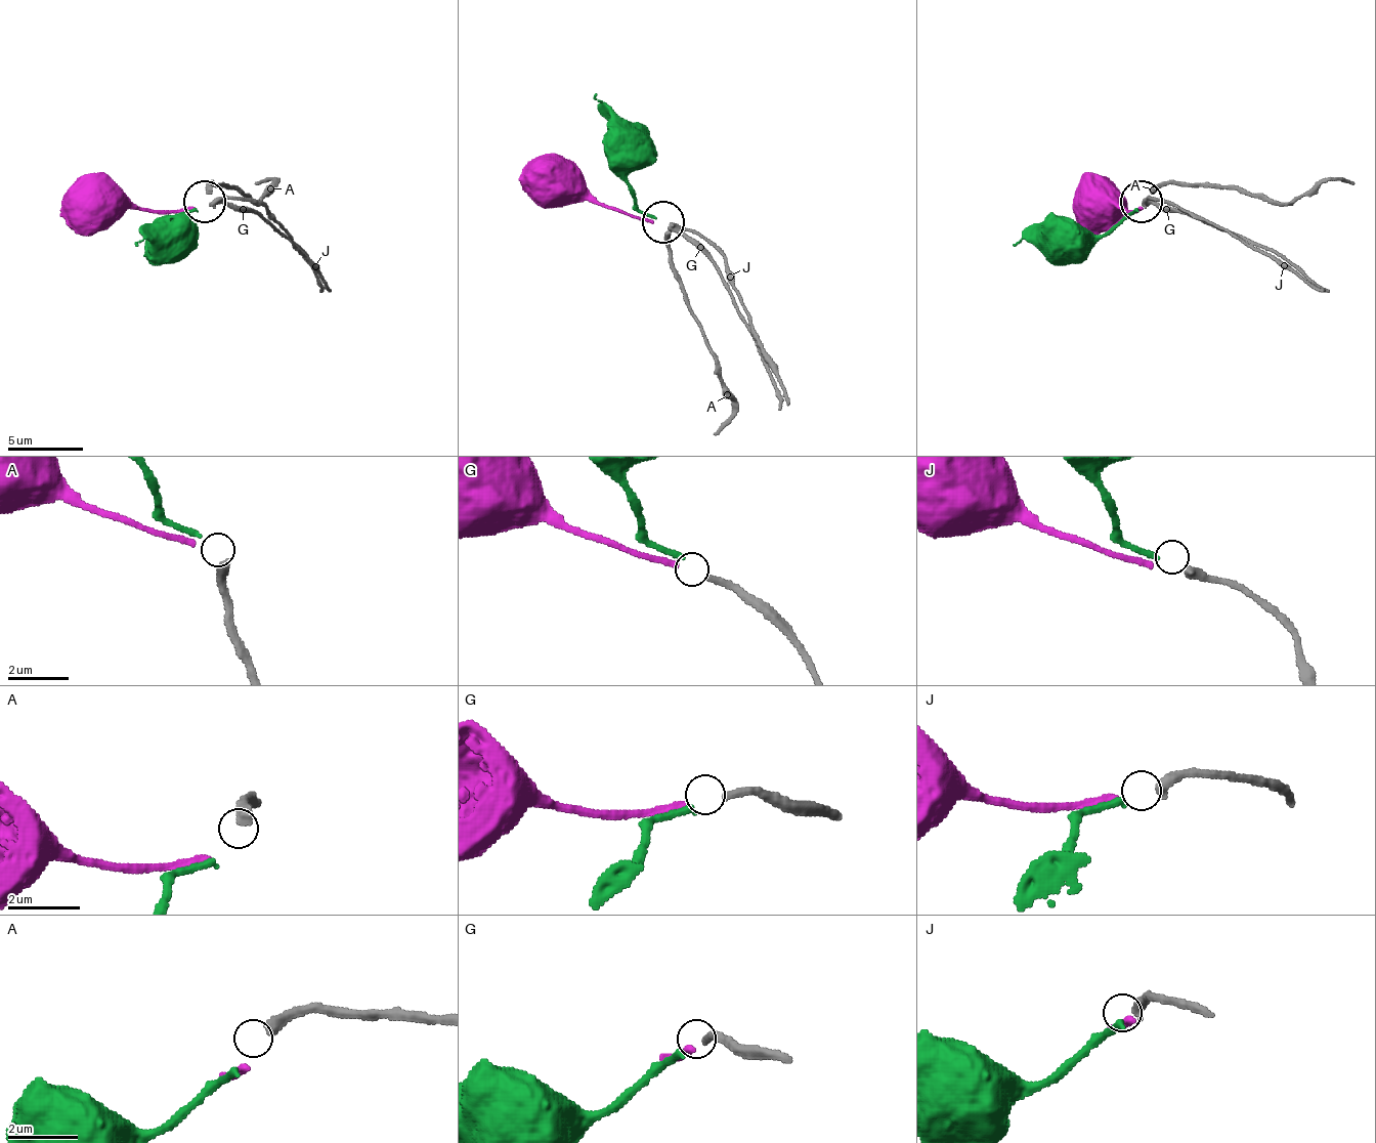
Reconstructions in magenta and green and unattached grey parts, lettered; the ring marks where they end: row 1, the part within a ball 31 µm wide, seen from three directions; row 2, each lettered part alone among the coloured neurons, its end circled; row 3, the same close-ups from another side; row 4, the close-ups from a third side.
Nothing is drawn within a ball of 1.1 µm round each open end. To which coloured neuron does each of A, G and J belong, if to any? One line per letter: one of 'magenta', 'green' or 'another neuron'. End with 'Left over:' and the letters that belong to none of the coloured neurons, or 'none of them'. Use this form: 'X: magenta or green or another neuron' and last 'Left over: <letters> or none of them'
A: another neuron
G: magenta
J: green
Left over: A

